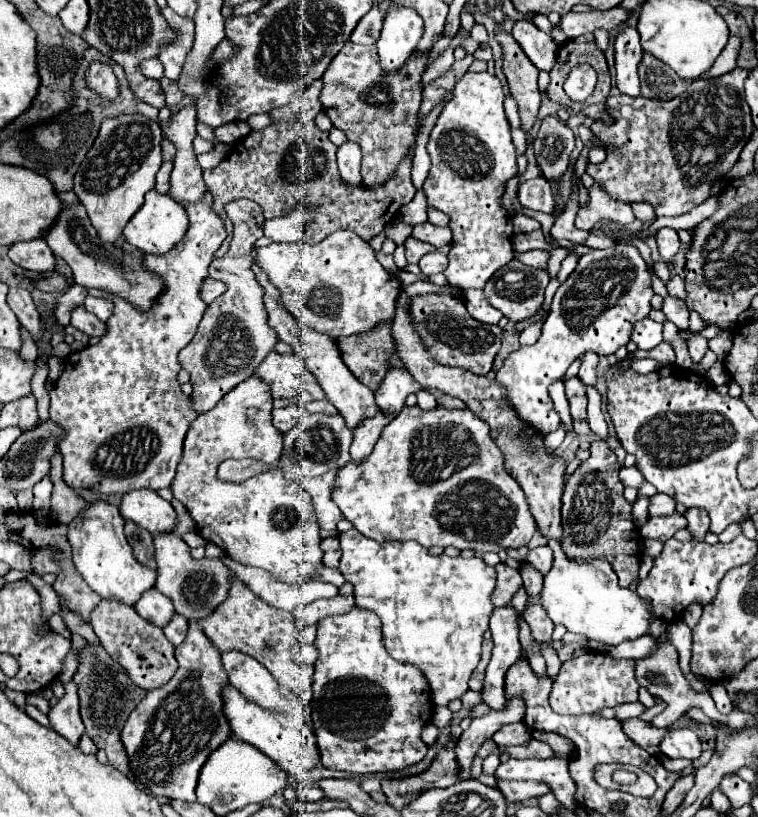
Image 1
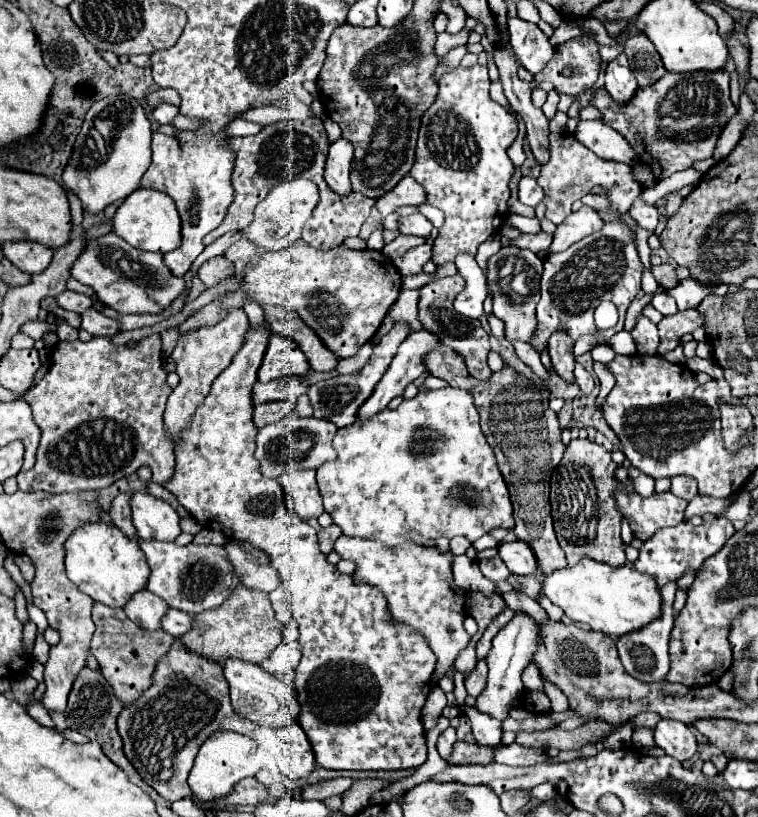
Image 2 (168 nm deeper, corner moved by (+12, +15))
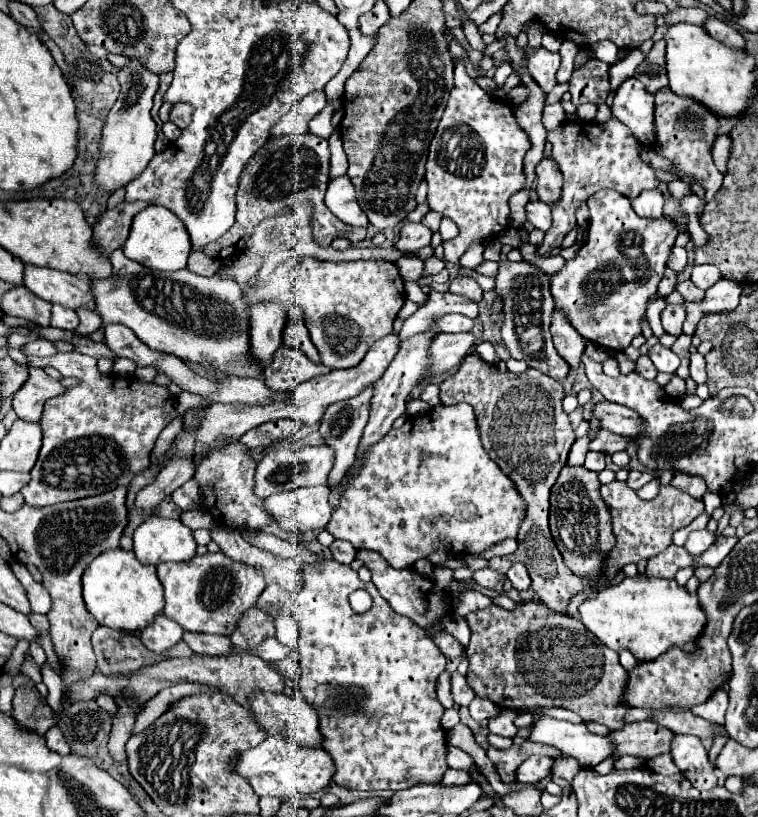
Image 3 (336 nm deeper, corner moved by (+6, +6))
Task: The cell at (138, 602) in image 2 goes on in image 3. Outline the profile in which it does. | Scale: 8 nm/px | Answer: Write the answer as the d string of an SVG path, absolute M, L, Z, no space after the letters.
M164 615L156 617L156 621L148 625L148 629L140 631L140 639L144 641L144 645L160 657L164 657L168 649L182 641L182 635L184 629L180 629L180 625L176 625L174 621L168 621L168 617Z

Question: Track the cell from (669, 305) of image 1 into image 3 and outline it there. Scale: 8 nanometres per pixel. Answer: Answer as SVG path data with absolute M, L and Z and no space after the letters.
M666 305L662 311L662 327L666 333L678 337L682 333L682 323L686 317L684 305Z

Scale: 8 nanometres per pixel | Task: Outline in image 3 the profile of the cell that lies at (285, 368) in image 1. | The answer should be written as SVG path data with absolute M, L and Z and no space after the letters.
M282 345L274 353L272 363L264 369L264 381L274 391L294 391L300 383L328 371L326 365L312 363L302 351Z

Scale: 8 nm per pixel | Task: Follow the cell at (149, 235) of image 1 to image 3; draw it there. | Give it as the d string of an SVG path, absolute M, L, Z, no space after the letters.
M162 205L148 207L140 211L130 227L130 237L126 239L122 251L128 259L146 265L148 269L158 269L158 271L178 271L186 269L188 253L190 253L190 237L188 231L184 229L184 223L170 211L164 209Z

